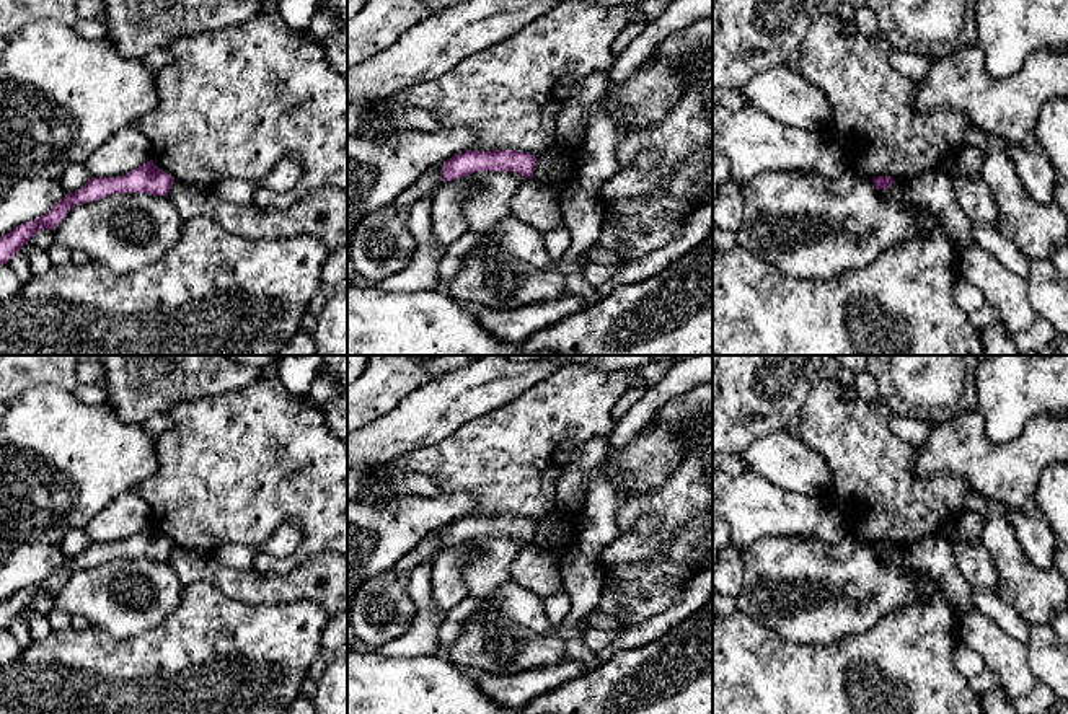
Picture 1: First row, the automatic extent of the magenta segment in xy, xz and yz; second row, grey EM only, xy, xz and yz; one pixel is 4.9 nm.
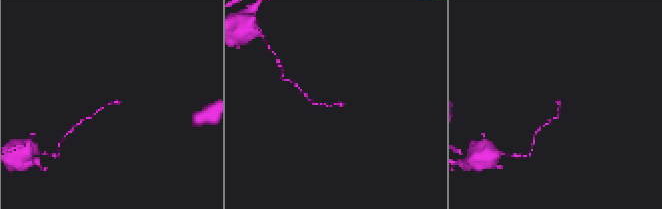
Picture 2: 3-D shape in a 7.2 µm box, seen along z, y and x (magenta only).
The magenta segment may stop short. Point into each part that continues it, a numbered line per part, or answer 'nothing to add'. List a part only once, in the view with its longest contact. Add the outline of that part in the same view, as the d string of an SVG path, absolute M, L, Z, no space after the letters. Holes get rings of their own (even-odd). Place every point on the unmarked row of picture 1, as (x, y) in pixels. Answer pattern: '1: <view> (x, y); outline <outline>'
nothing to add

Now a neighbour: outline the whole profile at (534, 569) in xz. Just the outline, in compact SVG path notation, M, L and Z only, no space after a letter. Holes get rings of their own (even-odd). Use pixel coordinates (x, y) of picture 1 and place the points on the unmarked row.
M527 544L510 567L512 580L545 600L564 590L559 558Z

